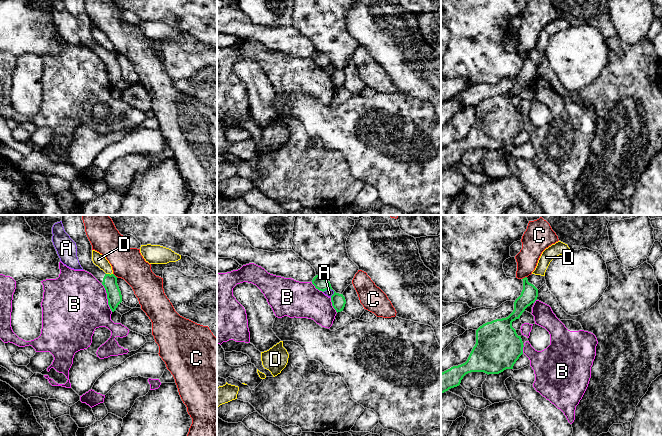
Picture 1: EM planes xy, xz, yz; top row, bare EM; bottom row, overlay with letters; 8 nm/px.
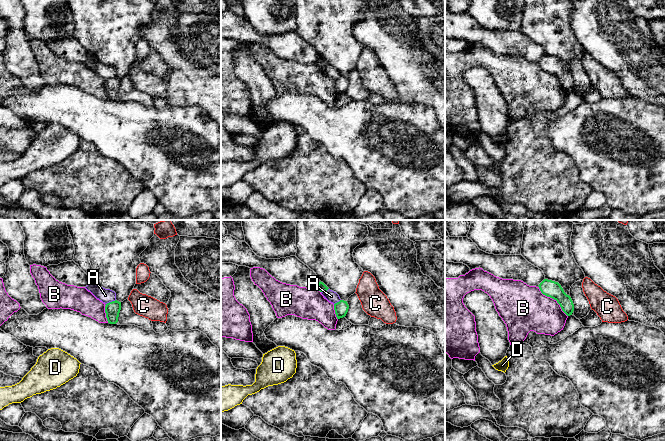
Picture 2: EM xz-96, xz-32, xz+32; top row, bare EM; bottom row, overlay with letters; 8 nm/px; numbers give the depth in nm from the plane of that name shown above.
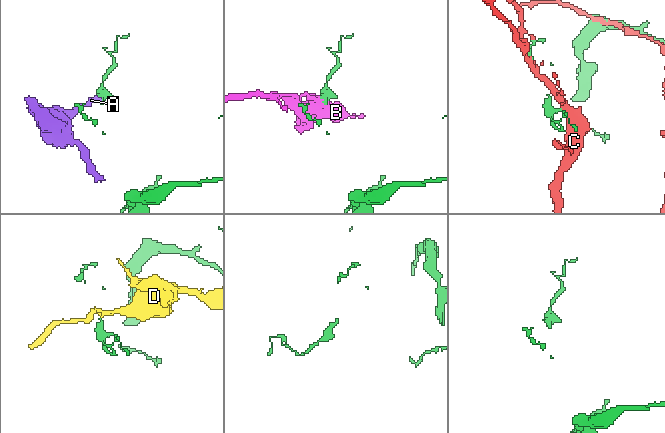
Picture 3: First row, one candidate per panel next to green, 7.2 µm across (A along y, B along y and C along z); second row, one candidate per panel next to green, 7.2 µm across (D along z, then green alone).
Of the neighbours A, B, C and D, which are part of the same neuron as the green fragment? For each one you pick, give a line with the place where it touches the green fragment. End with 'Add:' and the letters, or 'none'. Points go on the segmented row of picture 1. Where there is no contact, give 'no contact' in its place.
Add: none

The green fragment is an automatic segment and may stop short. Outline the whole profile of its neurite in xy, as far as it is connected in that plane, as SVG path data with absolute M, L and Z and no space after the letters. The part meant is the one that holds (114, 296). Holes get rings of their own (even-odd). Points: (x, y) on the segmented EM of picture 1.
M62 215L65 232L76 243L77 257L83 270L91 273L105 288L112 312L122 302L122 295L114 274L106 274L92 261L92 245L86 235L82 215Z

